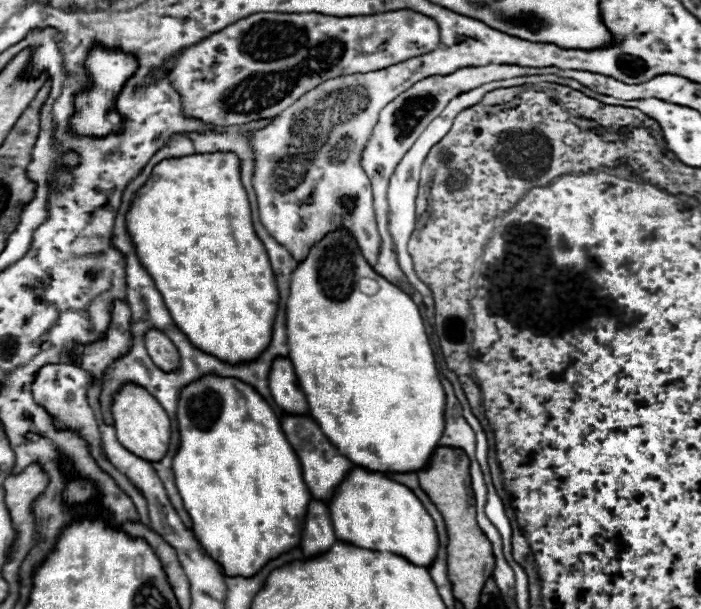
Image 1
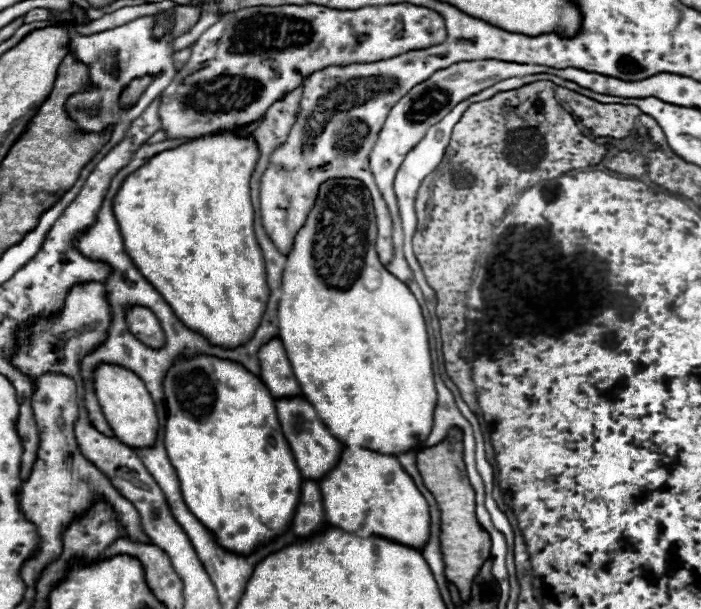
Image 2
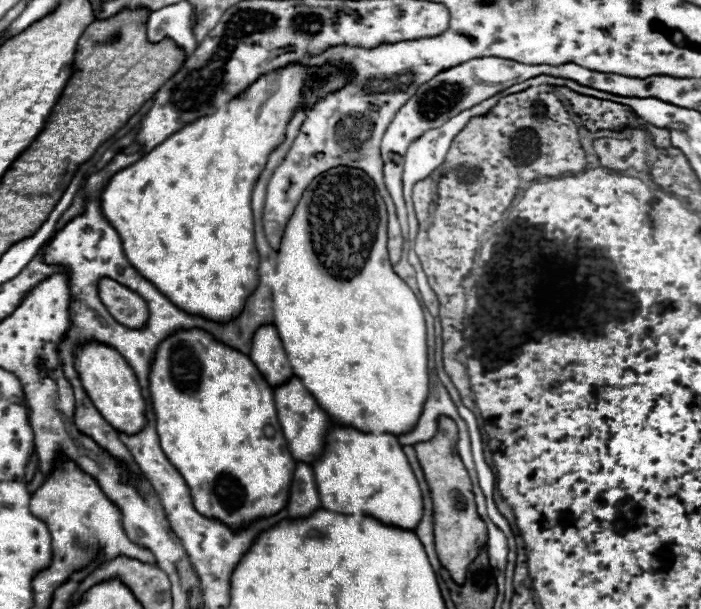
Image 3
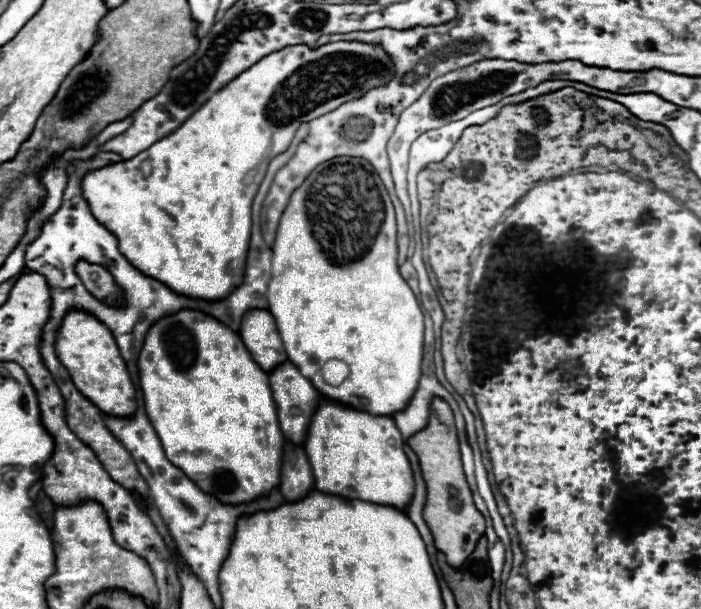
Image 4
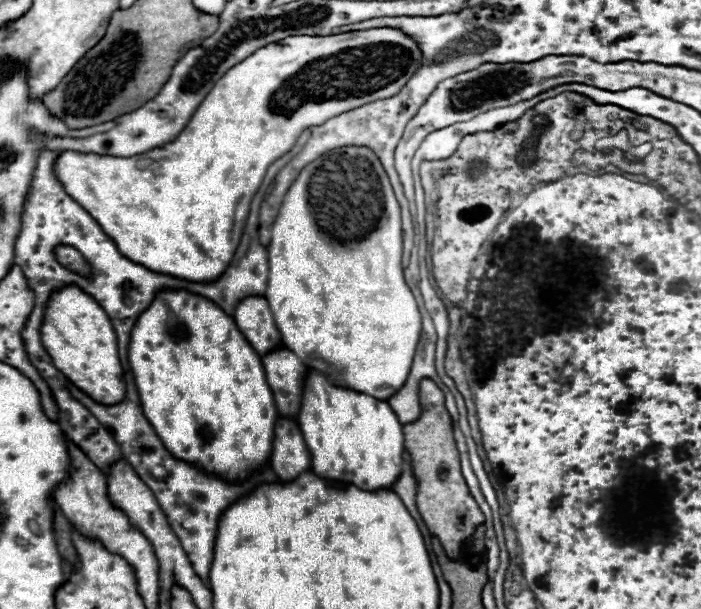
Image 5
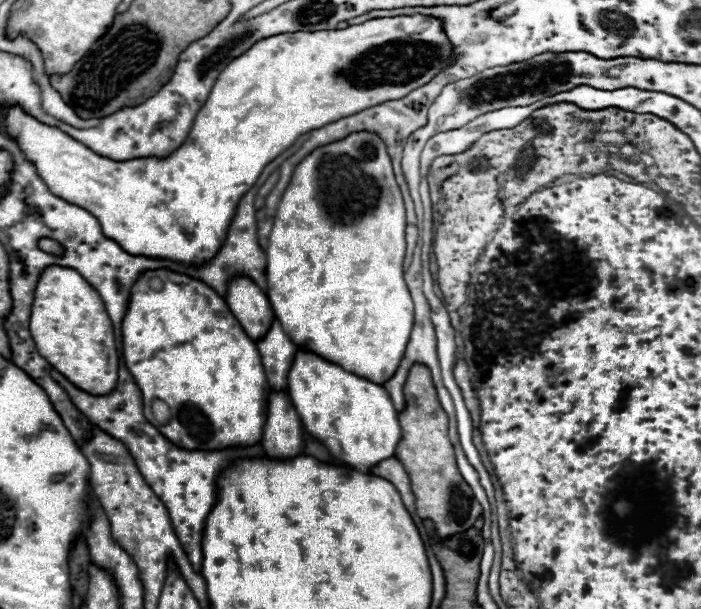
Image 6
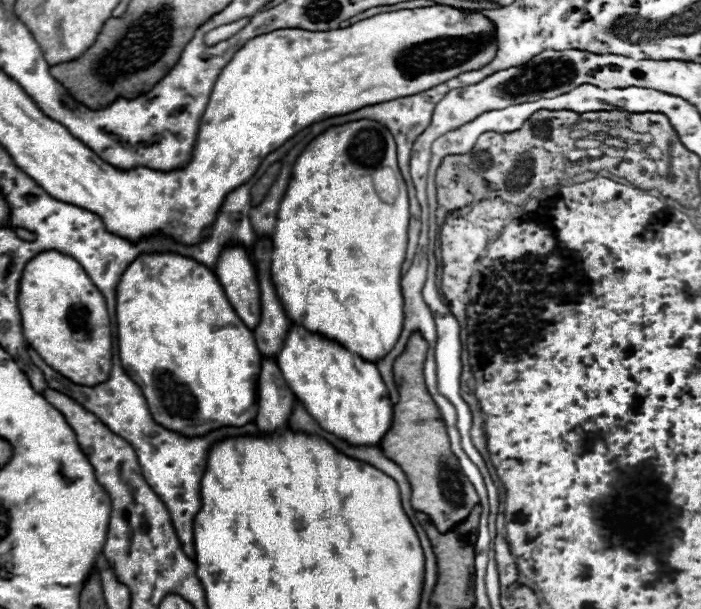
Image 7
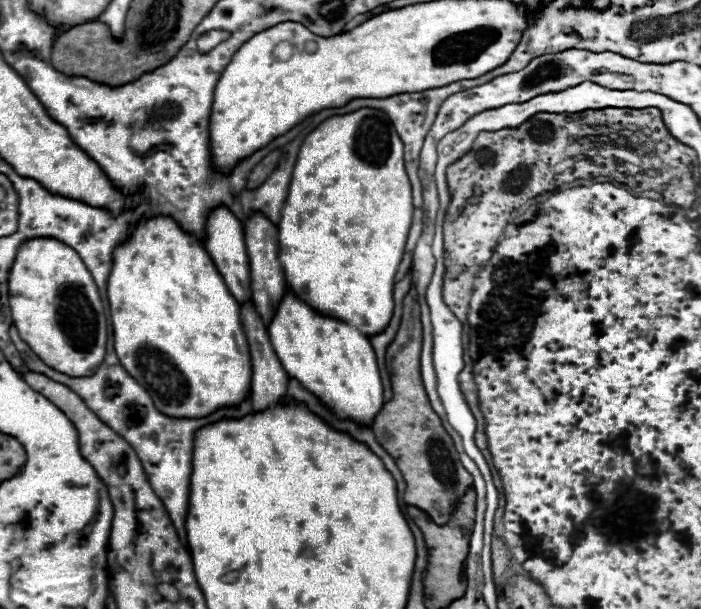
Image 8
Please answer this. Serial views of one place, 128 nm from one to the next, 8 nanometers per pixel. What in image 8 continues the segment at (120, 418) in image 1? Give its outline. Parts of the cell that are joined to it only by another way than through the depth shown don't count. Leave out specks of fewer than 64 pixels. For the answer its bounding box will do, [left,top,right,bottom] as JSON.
[8,238,108,376]

